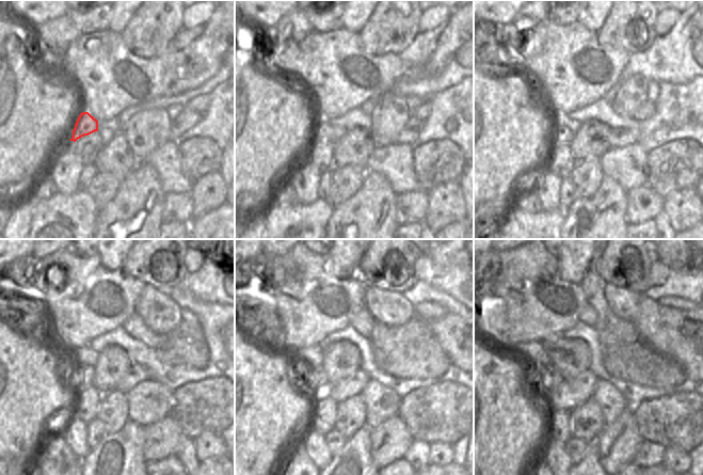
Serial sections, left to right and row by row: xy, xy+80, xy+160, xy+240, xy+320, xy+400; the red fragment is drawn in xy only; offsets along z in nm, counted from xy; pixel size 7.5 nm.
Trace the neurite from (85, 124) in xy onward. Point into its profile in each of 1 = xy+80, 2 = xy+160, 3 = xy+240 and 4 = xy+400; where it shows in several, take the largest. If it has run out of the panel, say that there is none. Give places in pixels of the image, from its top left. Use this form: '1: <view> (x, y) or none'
1: xy+80 (323, 130)
2: xy+160 (562, 136)
3: xy+240 (81, 378)
4: xy+400 (545, 378)

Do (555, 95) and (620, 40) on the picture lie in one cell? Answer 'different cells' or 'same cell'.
different cells

